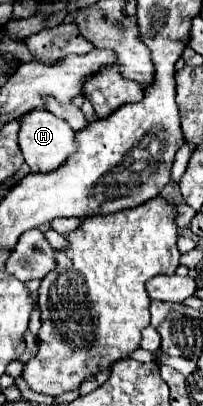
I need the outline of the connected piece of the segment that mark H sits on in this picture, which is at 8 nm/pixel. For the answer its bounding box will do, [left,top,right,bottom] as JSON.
[18,110,74,172]

